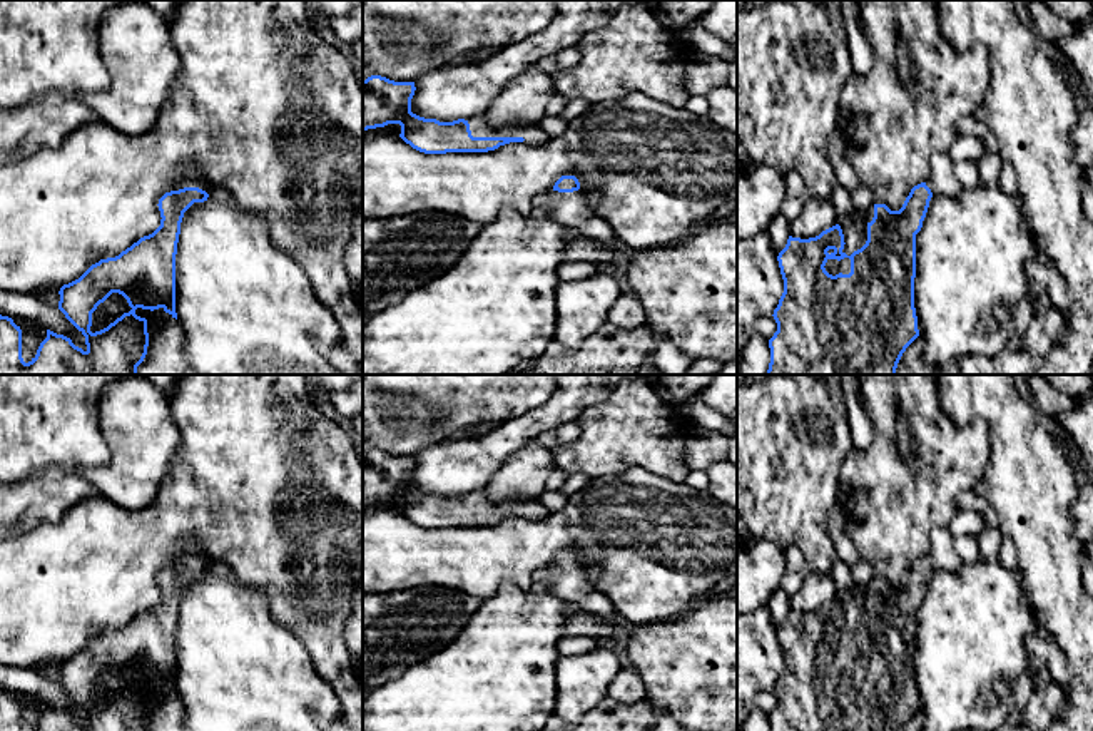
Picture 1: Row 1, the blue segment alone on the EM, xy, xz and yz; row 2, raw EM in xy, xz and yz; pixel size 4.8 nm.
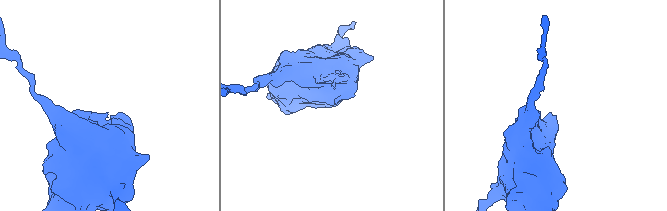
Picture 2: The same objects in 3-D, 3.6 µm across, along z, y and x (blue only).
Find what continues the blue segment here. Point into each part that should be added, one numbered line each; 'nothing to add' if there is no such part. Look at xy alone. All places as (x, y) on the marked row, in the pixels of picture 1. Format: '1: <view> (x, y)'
1: xy (183, 181)

